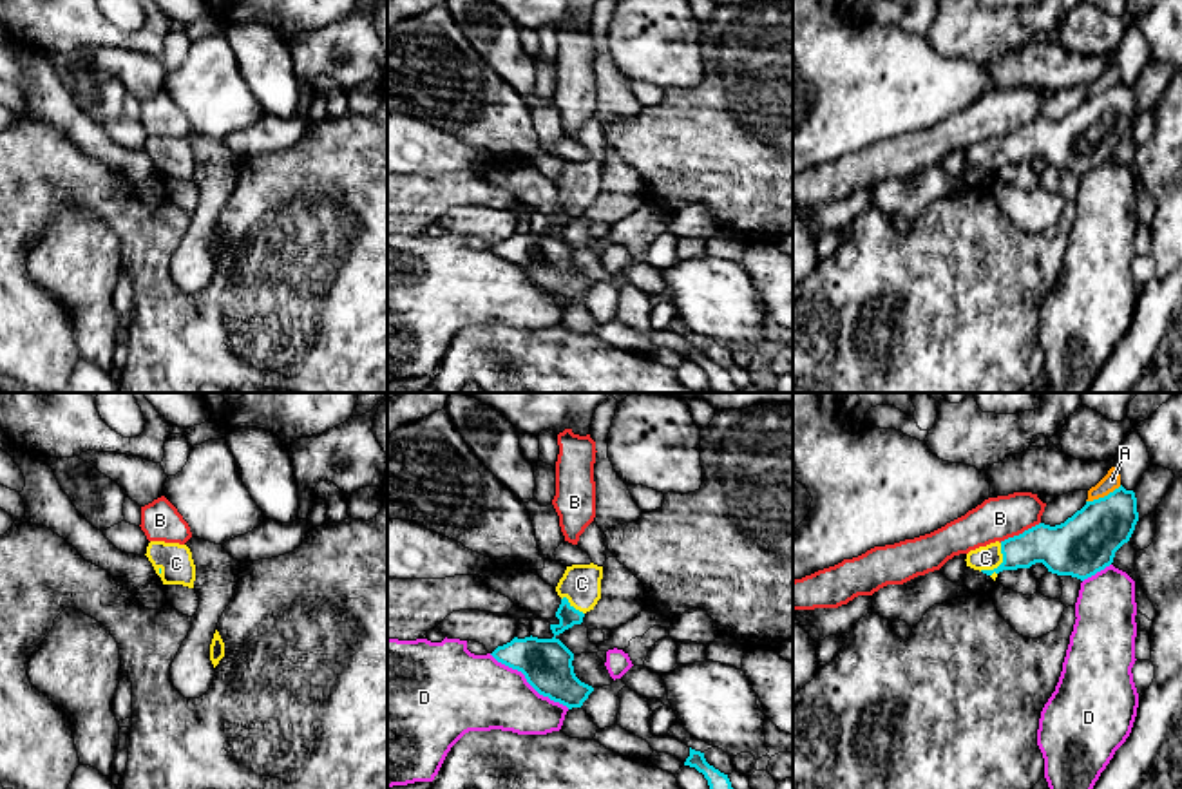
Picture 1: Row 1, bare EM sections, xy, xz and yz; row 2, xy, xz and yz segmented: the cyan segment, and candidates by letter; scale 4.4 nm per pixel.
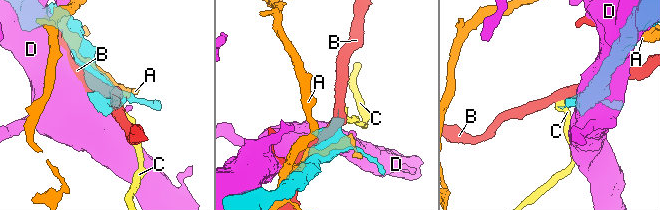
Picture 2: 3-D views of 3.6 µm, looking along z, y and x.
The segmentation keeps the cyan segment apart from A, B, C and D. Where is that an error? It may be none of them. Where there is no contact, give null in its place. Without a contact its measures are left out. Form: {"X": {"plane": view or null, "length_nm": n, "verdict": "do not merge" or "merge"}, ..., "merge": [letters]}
{"A": {"plane": "yz", "length_nm": 180, "verdict": "do not merge"}, "B": {"plane": "yz", "length_nm": 200, "verdict": "do not merge"}, "C": {"plane": "yz", "length_nm": 160, "verdict": "merge"}, "D": {"plane": "xz", "length_nm": 440, "verdict": "do not merge"}, "merge": ["C"]}

